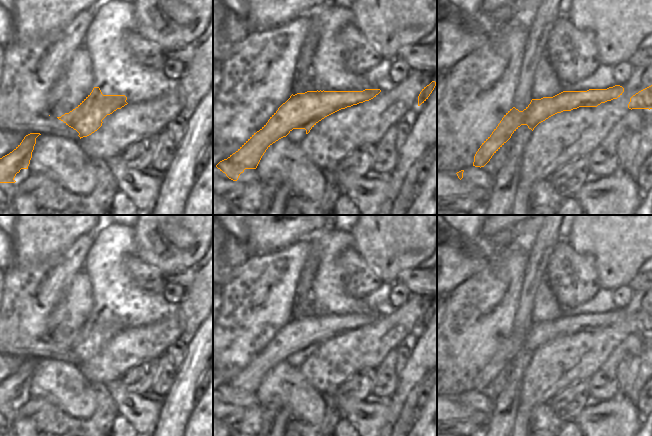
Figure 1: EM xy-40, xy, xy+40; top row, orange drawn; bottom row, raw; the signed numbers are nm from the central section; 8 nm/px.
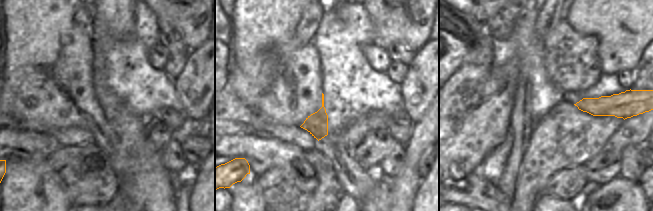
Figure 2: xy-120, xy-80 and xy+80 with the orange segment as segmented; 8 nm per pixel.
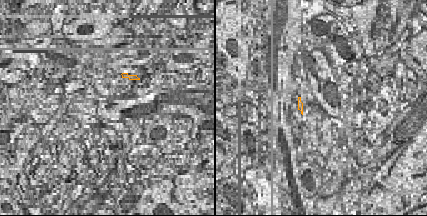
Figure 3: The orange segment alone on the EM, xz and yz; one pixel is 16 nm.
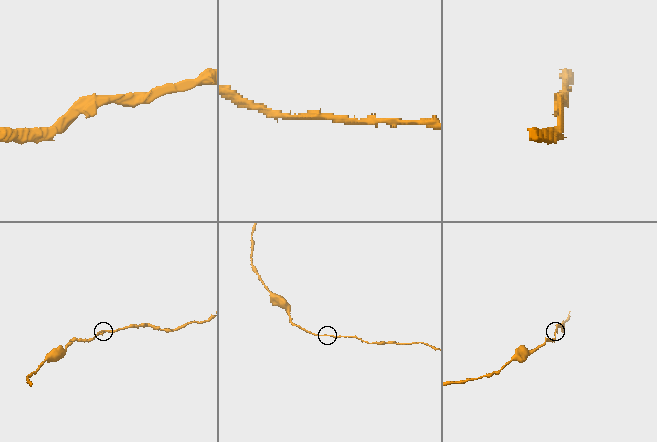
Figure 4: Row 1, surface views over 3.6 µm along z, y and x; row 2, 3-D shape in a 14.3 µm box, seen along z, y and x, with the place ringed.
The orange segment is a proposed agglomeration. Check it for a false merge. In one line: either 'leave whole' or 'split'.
leave whole

